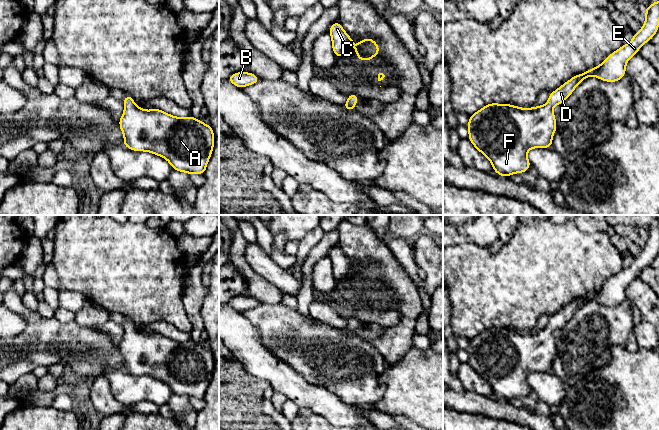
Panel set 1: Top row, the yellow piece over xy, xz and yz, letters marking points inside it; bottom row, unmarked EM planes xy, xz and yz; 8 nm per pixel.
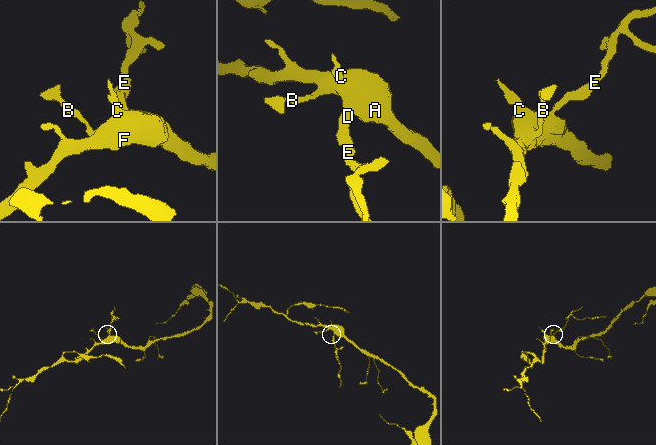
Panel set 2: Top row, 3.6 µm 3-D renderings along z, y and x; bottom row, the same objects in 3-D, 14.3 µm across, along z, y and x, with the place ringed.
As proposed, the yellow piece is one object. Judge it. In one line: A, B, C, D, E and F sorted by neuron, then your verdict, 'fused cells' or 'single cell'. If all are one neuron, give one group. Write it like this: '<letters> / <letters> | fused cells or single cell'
A B C D E F | single cell

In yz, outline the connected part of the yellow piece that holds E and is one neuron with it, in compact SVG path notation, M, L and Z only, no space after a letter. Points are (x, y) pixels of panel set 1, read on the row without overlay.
M659 223L645 233L645 239L646 245L643 247L643 251L634 258L630 267L611 277L599 290L573 300L549 318L548 326L545 329L520 332L511 328L490 327L470 340L467 349L468 363L478 375L488 382L493 394L498 399L509 401L512 398L524 397L531 391L527 382L527 377L531 372L552 372L552 362L557 352L553 331L563 328L584 303L596 300L600 304L612 307L624 301L626 287L629 283L658 256Z

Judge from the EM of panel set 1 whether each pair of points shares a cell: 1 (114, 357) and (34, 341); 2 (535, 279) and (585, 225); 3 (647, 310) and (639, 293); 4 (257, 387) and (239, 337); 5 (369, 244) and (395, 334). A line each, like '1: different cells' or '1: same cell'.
1: same cell
2: different cells
3: same cell
4: different cells
5: same cell

